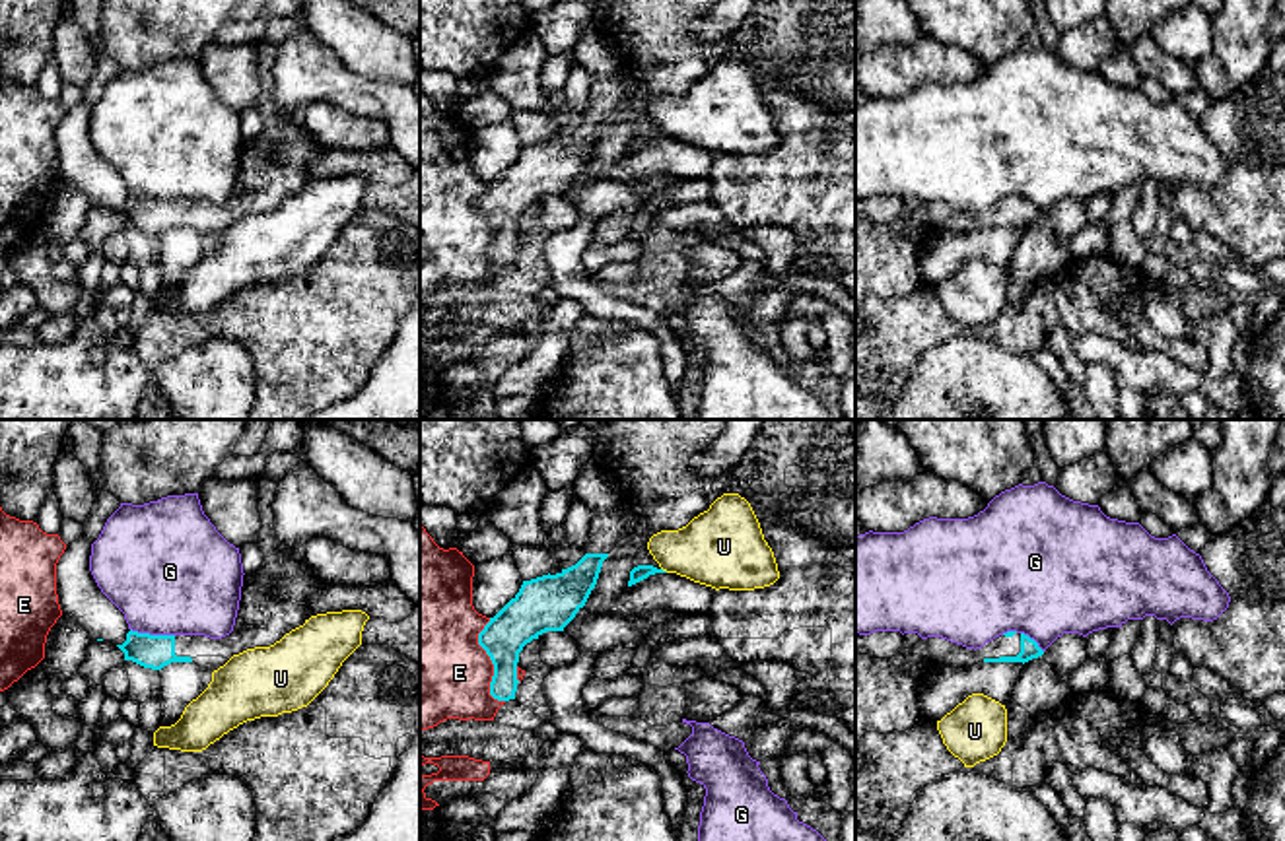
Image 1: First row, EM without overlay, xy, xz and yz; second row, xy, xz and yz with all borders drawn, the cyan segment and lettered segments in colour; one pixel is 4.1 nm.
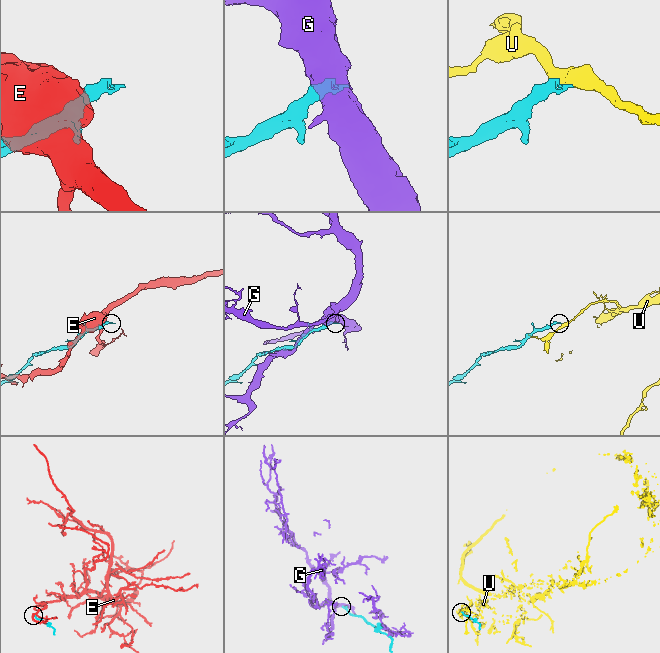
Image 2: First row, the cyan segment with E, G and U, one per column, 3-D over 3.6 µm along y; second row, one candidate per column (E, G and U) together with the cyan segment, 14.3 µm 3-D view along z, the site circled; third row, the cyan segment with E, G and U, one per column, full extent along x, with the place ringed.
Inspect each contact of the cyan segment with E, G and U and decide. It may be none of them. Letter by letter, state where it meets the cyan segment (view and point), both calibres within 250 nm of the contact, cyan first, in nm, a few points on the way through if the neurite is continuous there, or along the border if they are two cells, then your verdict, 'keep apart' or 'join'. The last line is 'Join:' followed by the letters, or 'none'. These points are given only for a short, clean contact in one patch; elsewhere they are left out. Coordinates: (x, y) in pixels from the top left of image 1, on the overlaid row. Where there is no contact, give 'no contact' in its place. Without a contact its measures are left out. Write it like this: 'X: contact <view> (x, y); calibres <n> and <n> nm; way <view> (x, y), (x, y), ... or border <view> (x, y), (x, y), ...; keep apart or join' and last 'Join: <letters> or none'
E: contact xz (492, 663); calibres 190 and 440 nm; keep apart
G: contact xy (152, 636); calibres 140 and 480 nm; border xy (131, 628), (142, 634), (173, 636); keep apart
U: contact xz (665, 571); calibres 70 and 320 nm; border xz (661, 568), (667, 571); keep apart
Join: none

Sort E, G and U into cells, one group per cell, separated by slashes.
E / G / U

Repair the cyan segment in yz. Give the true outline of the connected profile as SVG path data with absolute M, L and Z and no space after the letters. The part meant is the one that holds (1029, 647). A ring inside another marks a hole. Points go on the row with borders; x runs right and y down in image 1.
M1007 631L982 649L941 637L921 639L892 658L855 655L855 746L865 732L896 734L920 719L918 686L935 668L978 662L1028 662L1044 651L1025 633Z

